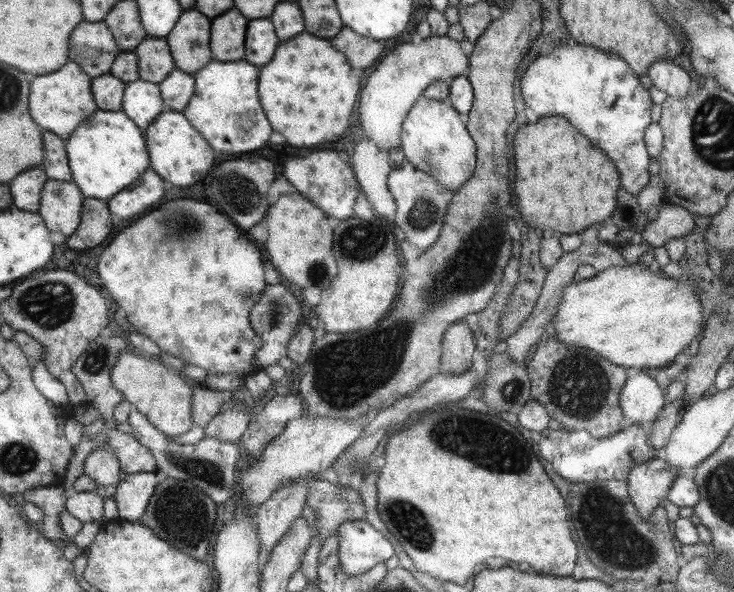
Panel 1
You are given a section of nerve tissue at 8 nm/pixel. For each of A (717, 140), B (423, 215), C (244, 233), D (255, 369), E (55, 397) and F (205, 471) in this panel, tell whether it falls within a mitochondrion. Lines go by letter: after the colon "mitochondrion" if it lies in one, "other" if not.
A: mitochondrion
B: mitochondrion
C: other
D: other
E: other
F: mitochondrion

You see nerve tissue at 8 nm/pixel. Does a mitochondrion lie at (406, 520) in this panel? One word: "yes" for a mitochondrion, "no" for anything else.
yes

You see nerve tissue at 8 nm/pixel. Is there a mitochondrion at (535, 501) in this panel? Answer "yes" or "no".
no

